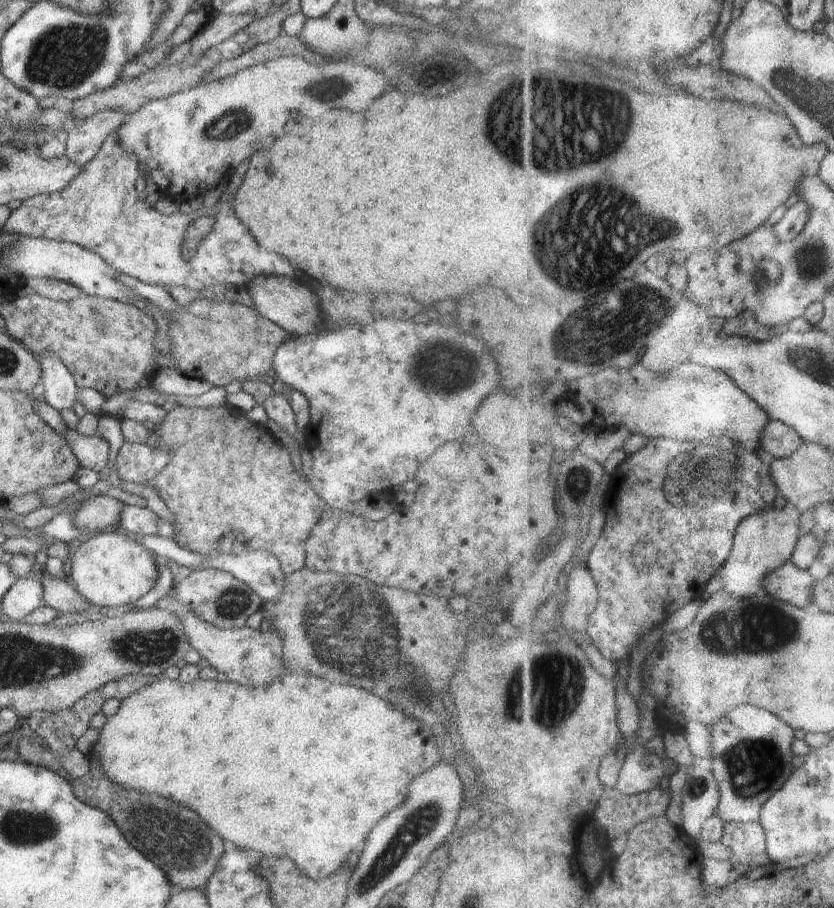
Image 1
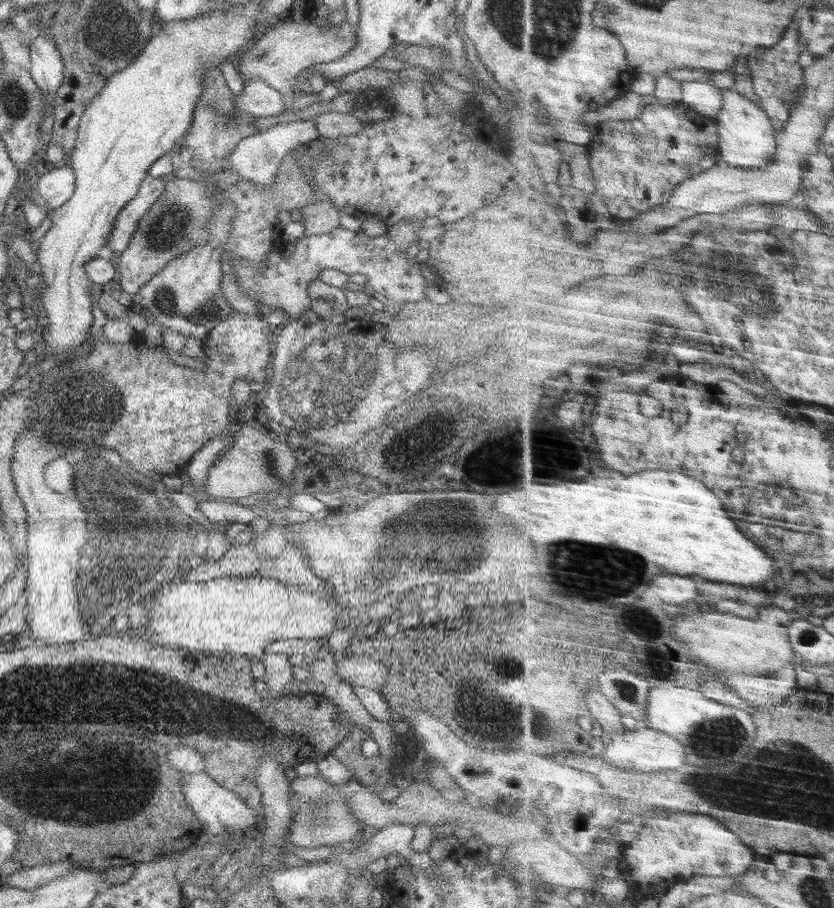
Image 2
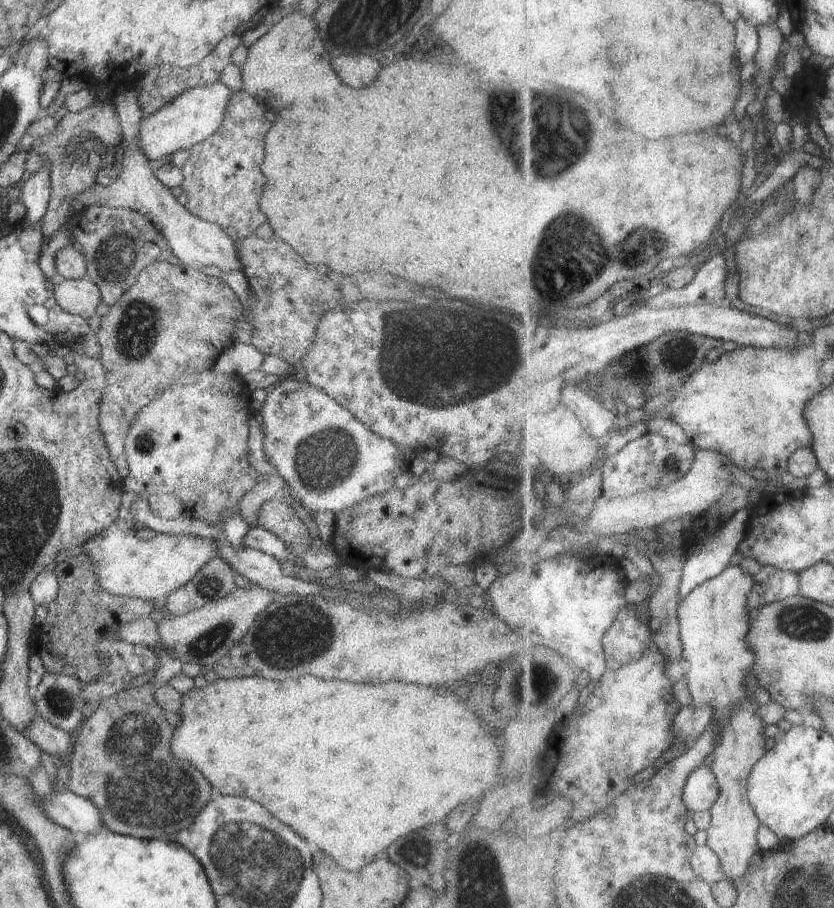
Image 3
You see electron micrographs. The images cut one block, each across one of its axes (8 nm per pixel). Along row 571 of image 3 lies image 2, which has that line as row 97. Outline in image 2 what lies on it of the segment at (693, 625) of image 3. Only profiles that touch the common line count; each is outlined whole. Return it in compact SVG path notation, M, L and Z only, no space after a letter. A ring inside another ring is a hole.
M734 88L724 91L724 109L716 118L720 135L720 158L740 168L764 168L778 157L778 134L772 118L755 100L750 100Z

